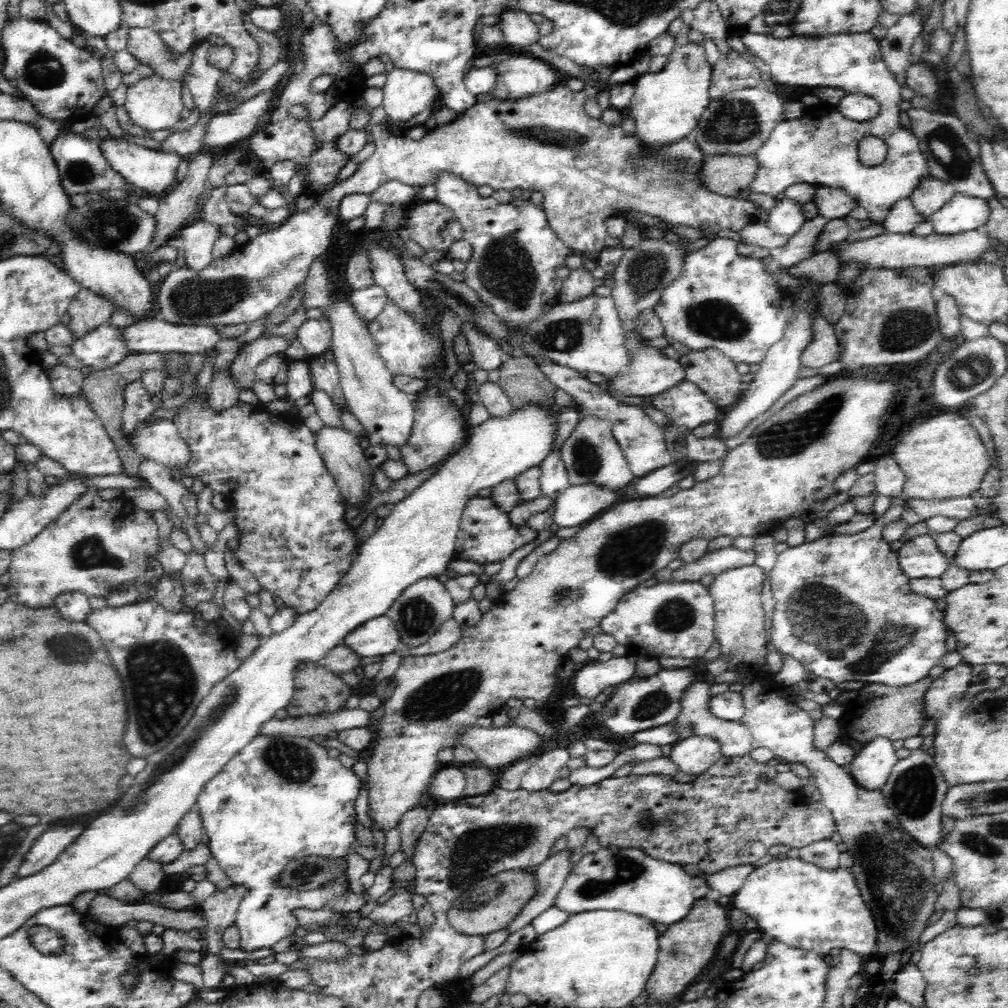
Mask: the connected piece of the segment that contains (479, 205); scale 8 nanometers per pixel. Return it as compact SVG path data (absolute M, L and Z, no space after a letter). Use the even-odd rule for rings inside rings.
M452 173L436 174L433 184L437 191L435 201L454 212L462 225L462 238L473 248L463 272L465 283L503 318L505 324L520 329L561 302L561 292L554 289L558 282L554 270L564 266L564 260L572 250L568 250L550 228L542 205L529 200L518 207L510 202L499 204L492 197L480 196L478 187L454 177Z

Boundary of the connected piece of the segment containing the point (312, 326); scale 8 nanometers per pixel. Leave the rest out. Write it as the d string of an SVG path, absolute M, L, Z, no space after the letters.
M306 319L298 329L296 338L305 349L306 358L320 357L331 349L333 330L326 319Z

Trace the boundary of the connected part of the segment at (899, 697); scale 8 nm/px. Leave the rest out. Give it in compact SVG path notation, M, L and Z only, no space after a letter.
M926 676L910 686L893 687L882 683L867 683L858 689L857 697L844 705L843 716L839 719L846 740L854 739L864 744L884 737L888 741L903 740L919 736L924 720L924 695L930 688L933 678Z

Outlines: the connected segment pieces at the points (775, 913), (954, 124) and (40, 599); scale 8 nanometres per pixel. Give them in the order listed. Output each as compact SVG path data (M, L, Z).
M800 857L772 859L767 864L755 867L731 899L738 910L746 912L748 918L756 920L757 930L773 936L792 948L814 951L823 957L828 955L832 948L845 948L865 958L875 955L878 950L878 925L873 912L861 895L852 868L838 867L836 870L824 870Z
M910 108L906 111L912 123L912 132L919 141L926 158L930 176L949 183L956 193L978 199L992 199L997 195L980 159L980 146L970 136L962 120L953 115L928 112L925 108Z
M97 490L88 491L82 498L76 500L61 515L58 515L46 528L42 529L28 544L24 544L18 548L18 550L11 551L13 554L10 566L9 574L10 580L6 585L7 597L10 601L16 604L25 605L28 608L45 608L54 605L54 602L63 593L70 592L82 592L86 597L106 597L108 593L112 590L122 589L124 584L130 584L132 580L136 577L143 577L152 570L148 565L148 556L155 557L158 554L158 525L152 516L150 516L150 511L139 509L134 501L126 499L123 496L115 497L111 500L103 500L100 495L98 495Z

